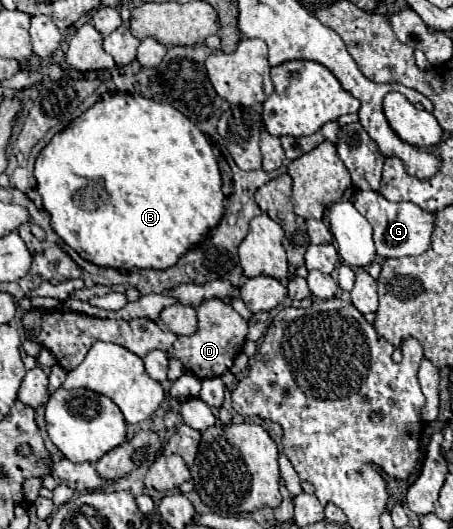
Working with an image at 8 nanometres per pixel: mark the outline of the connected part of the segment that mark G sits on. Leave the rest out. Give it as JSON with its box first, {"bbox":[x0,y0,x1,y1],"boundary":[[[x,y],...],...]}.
{"bbox":[353,190,433,258],"boundary":[[[359,190],[353,206],[371,222],[377,256],[381,258],[401,258],[401,256],[417,256],[429,248],[431,232],[433,232],[433,214],[423,212],[419,206],[411,202],[389,202],[379,192]]]}

